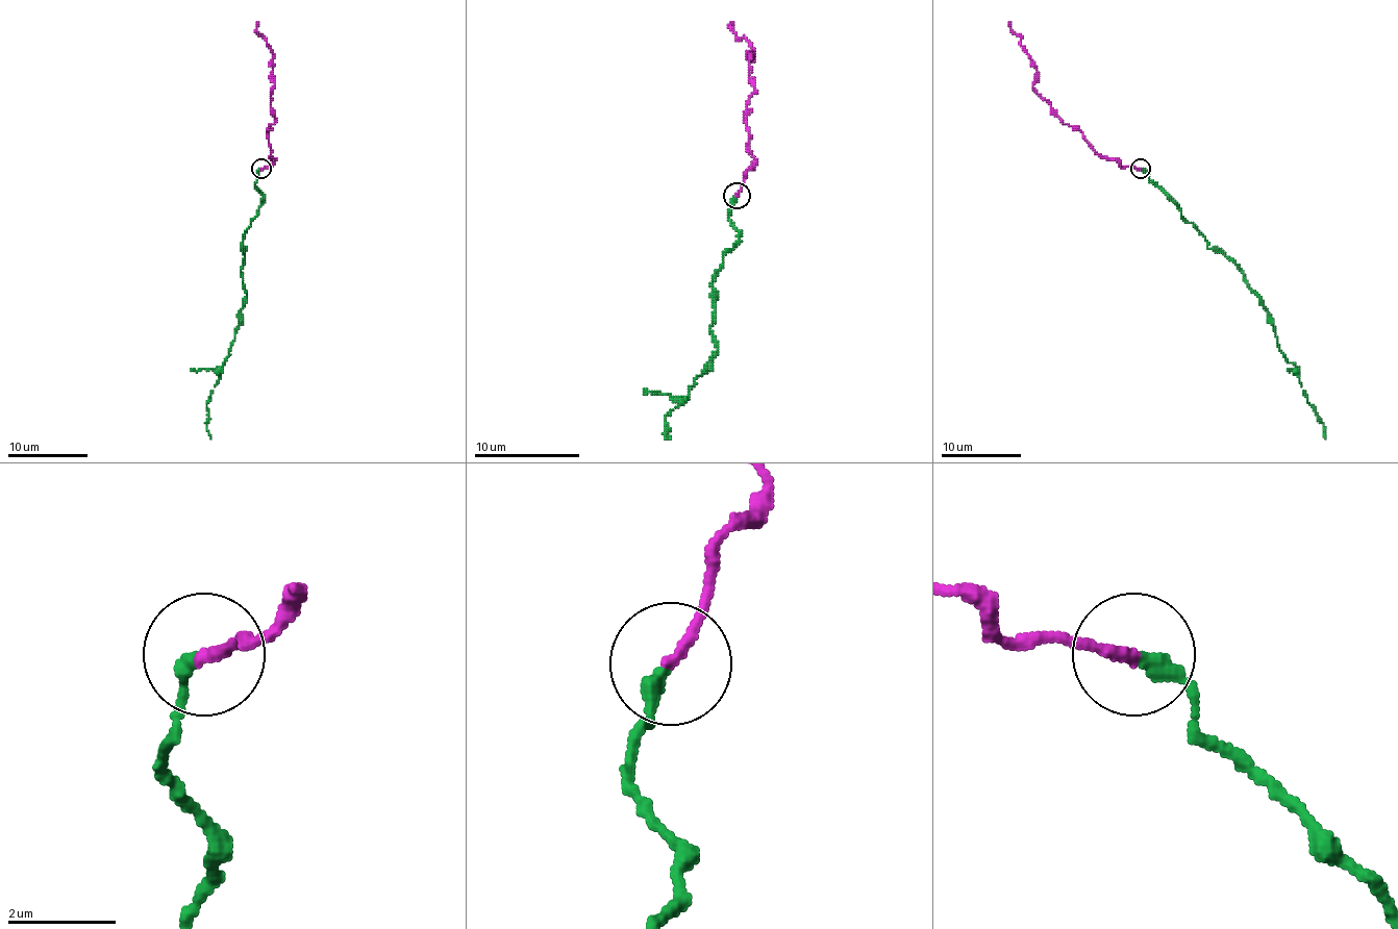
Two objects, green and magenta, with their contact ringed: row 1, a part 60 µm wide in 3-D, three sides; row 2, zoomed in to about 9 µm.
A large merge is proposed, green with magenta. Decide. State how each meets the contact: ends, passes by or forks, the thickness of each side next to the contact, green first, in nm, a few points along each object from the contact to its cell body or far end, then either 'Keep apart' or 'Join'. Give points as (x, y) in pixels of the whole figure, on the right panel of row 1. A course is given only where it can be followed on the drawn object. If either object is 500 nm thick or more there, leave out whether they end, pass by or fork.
At the ring green ends. At the ring magenta ends. Thickness 300 nm (green) against 200 nm. Course of green: (1141, 168), (1206, 246), (1219, 248), (1237, 267), (1258, 298), (1325, 438). Course of magenta: (1141, 168), (1121, 166), (1101, 156), (1078, 130), (1063, 122), (1032, 86), (1037, 66), (1008, 22). Join

